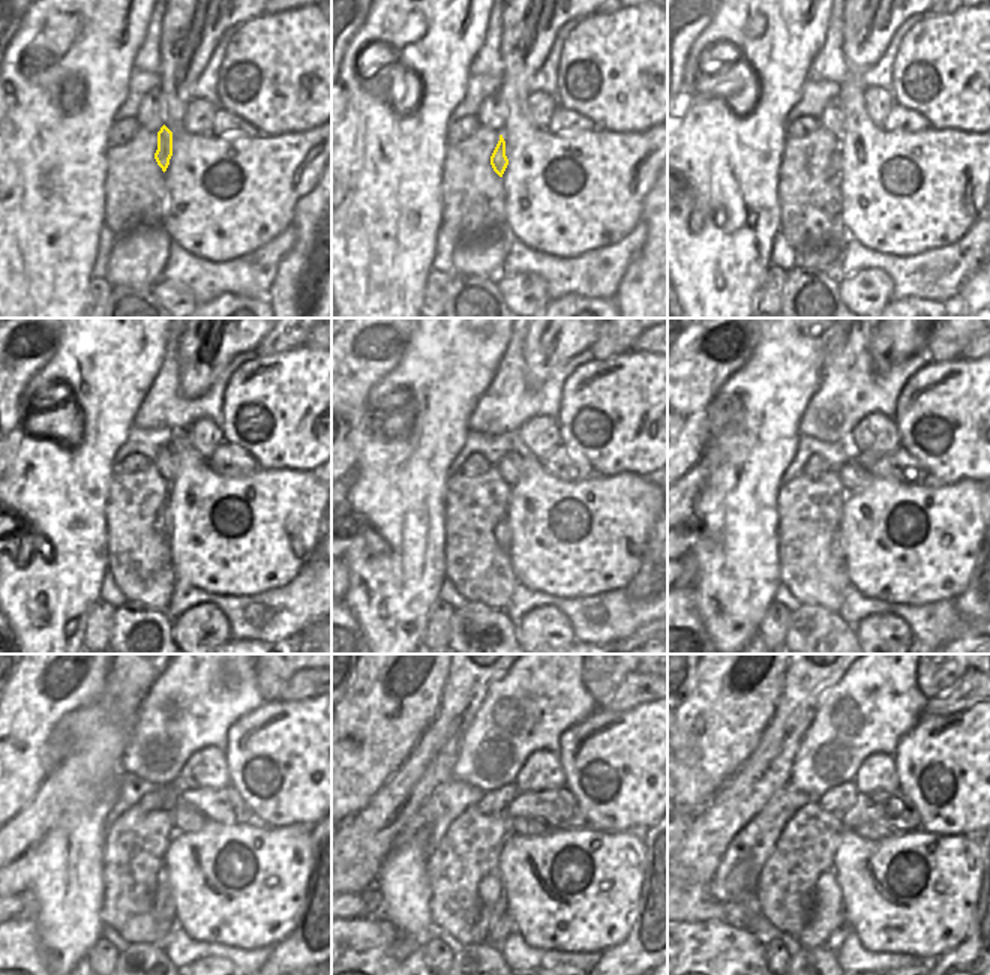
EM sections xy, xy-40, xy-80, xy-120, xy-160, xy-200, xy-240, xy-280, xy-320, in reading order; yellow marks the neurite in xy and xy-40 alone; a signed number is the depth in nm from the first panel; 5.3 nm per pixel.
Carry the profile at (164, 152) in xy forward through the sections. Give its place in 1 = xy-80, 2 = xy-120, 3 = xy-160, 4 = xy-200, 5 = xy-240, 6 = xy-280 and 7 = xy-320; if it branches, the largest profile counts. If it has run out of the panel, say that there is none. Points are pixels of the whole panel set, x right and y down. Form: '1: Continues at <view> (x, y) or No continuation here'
1: Continues at xy-80 (836, 159)
2: Continues at xy-120 (164, 525)
3: Continues at xy-160 (501, 533)
4: Continues at xy-200 (837, 543)
5: Continues at xy-240 (165, 917)
6: Continues at xy-280 (501, 923)
7: Continues at xy-320 (836, 939)

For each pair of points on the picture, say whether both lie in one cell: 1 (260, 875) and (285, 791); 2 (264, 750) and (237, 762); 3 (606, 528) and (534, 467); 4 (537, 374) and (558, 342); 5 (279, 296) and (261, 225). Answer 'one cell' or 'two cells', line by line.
1: two cells
2: one cell
3: one cell
4: one cell
5: two cells

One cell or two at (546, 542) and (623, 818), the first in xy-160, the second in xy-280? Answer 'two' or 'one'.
two

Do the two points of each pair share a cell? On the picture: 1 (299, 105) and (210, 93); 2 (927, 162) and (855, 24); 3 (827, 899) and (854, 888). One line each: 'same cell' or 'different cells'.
1: different cells
2: same cell
3: different cells

